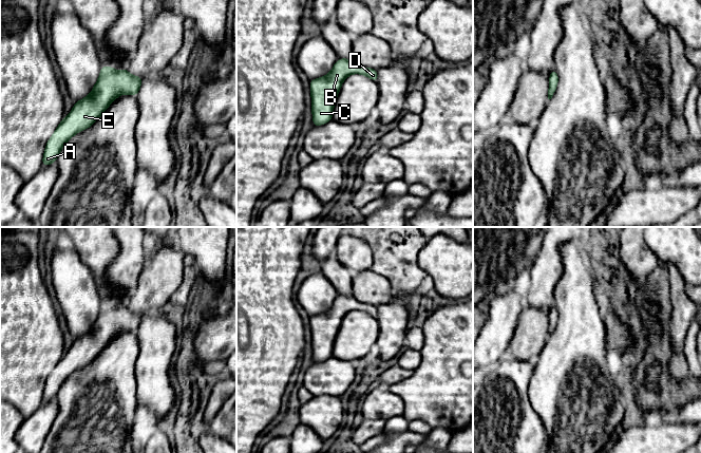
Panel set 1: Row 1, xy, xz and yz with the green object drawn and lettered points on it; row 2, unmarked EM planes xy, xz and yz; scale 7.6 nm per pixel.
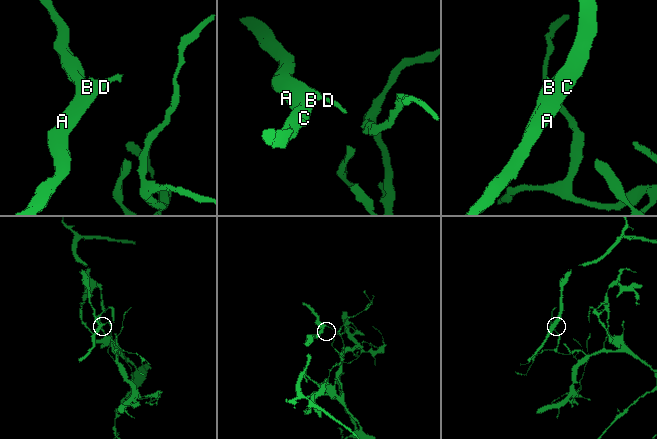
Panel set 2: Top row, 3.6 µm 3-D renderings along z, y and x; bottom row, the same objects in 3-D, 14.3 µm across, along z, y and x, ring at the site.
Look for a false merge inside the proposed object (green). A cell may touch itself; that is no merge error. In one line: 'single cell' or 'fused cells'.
single cell

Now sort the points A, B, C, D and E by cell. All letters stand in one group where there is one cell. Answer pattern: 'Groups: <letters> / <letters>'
Groups: A B C D E

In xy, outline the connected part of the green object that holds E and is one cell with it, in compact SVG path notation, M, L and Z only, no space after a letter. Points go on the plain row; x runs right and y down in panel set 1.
M102 302L91 329L76 338L70 351L63 354L45 381L42 403L56 398L64 380L75 371L90 364L121 331L138 331L144 316L131 312L127 305L117 307Z

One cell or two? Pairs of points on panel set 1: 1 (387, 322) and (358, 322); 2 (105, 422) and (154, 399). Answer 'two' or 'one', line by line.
1: two
2: two

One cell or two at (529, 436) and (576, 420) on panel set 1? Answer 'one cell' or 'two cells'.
two cells

